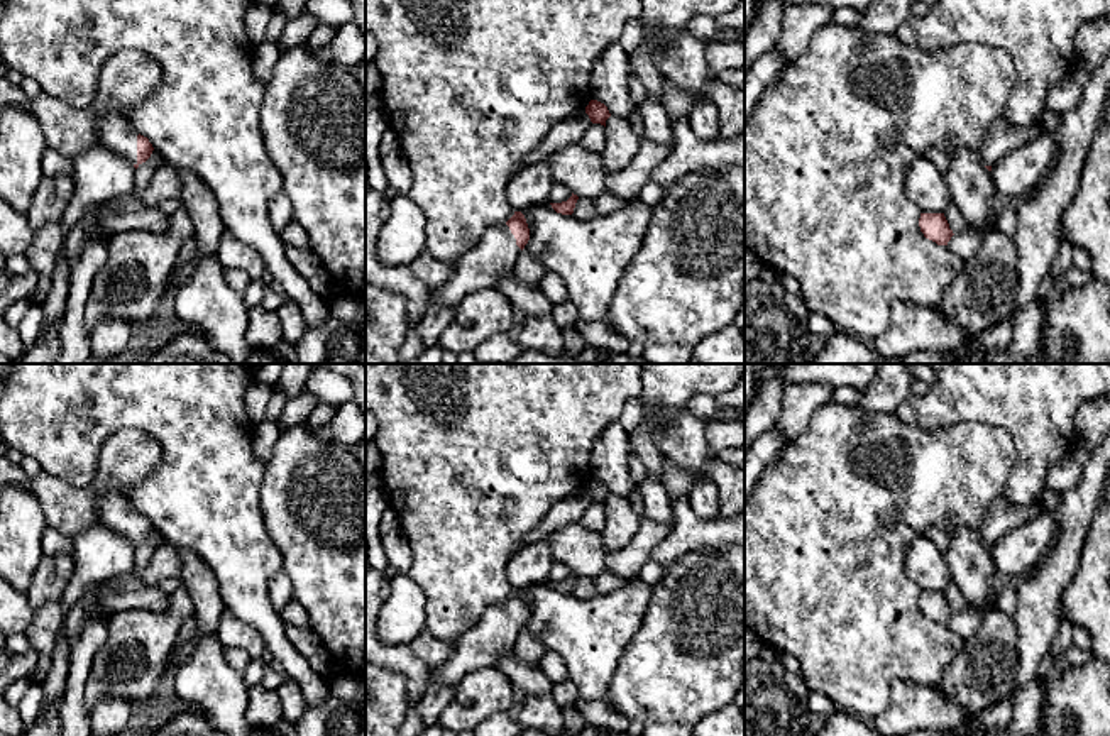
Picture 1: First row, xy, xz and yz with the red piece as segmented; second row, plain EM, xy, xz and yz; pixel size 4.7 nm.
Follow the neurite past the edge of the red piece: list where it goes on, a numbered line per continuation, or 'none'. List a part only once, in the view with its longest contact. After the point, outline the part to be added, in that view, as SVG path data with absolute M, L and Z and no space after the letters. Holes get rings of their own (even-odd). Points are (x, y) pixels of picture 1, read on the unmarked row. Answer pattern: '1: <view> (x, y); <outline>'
1: xy (114, 510); M103 494L98 503L100 525L113 530L132 543L137 543L139 511L124 494Z

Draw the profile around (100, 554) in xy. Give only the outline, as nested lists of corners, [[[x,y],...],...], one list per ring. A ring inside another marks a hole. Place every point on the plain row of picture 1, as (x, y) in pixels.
[[[103,525],[85,530],[71,541],[74,574],[59,602],[64,614],[85,589],[130,574],[135,560],[134,543]]]

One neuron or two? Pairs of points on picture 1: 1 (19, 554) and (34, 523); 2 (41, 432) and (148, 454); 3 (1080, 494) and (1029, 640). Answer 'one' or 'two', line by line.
1: one
2: two
3: one

